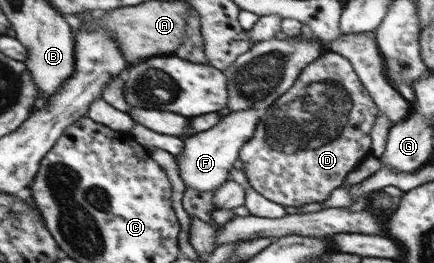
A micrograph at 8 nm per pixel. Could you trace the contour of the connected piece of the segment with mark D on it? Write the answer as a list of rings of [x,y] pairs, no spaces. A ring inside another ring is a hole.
[[[324,50],[315,61],[306,65],[295,83],[262,113],[253,137],[240,151],[246,178],[252,188],[284,207],[303,207],[325,201],[342,185],[354,167],[371,154],[371,128],[378,107],[361,83],[351,62],[339,53]]]

